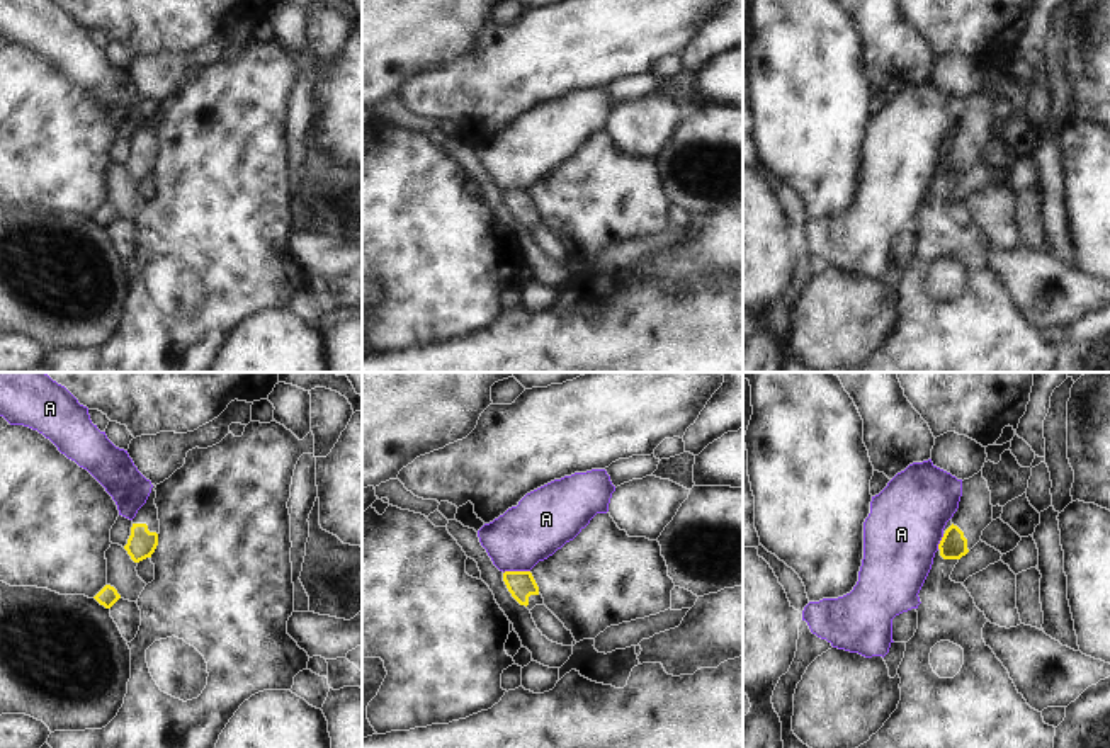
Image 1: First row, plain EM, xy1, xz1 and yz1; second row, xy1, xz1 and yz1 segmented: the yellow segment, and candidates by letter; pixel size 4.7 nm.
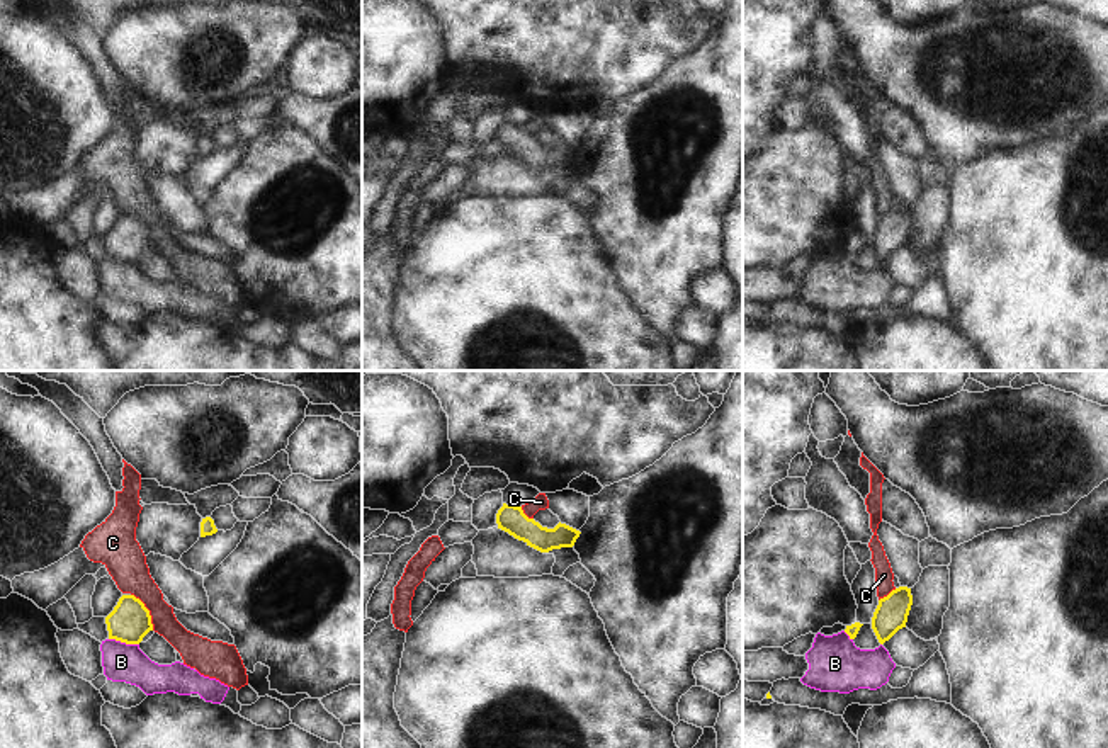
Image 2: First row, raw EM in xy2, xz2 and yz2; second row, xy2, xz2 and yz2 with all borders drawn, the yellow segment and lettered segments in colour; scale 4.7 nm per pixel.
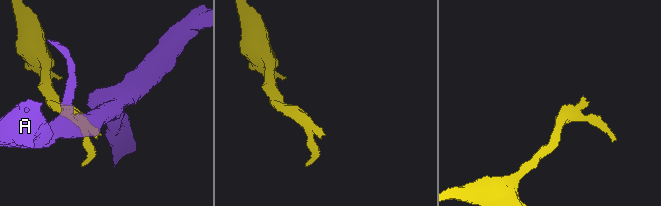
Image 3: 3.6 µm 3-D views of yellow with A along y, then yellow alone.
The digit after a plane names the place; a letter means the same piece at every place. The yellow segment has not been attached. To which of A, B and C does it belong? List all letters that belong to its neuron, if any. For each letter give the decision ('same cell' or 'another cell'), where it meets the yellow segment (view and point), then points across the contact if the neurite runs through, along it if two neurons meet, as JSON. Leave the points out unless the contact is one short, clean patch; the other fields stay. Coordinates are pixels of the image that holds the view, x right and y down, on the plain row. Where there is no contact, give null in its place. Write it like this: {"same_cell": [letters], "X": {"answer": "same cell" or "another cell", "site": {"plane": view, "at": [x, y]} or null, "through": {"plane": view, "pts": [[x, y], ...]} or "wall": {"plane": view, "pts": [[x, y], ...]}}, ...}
{"same_cell": [], "A": {"answer": "another cell", "site": {"plane": "xz1", "at": [515, 191]}, "wall": {"plane": "xz1", "pts": [[529, 189], [507, 189], [504, 192]]}}, "B": {"answer": "another cell", "site": {"plane": "xy2", "at": [124, 260]}, "wall": {"plane": "xy2", "pts": [[109, 257], [138, 264]]}}, "C": {"answer": "another cell", "site": {"plane": "xy2", "at": [148, 230]}, "wall": {"plane": "xy2", "pts": [[131, 213], [148, 230], [153, 249]]}}}

